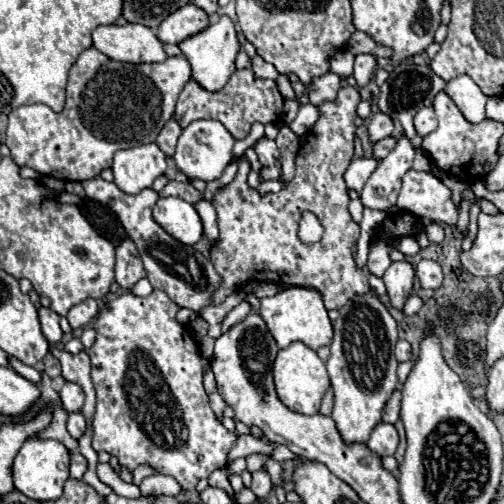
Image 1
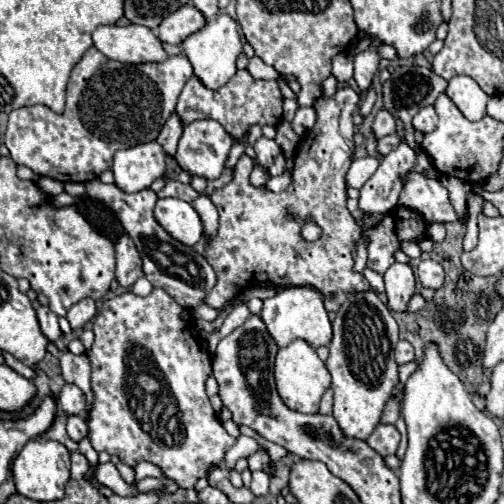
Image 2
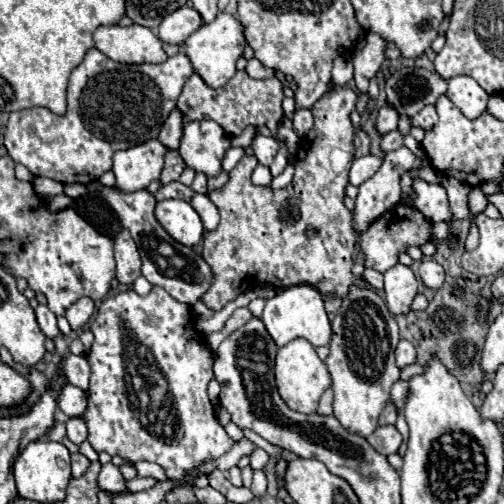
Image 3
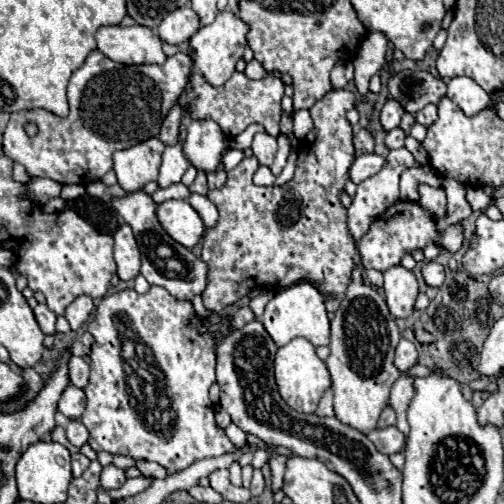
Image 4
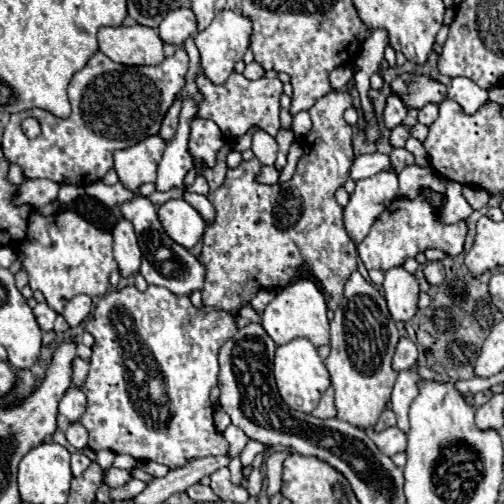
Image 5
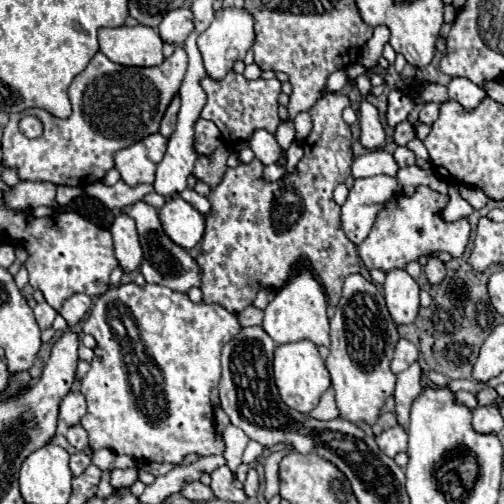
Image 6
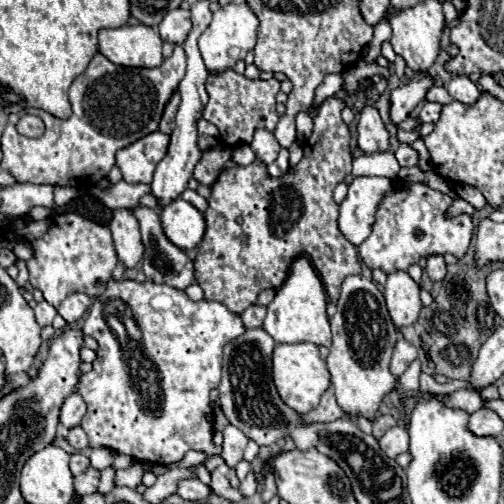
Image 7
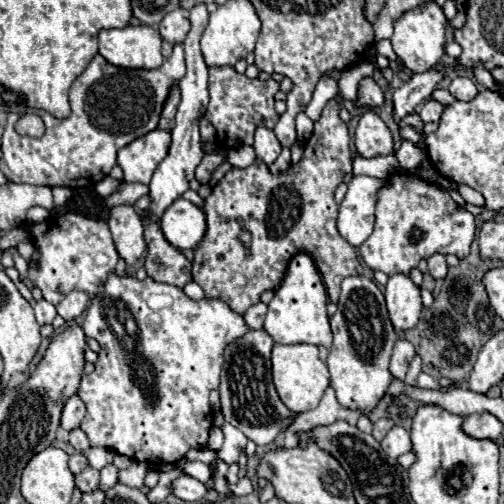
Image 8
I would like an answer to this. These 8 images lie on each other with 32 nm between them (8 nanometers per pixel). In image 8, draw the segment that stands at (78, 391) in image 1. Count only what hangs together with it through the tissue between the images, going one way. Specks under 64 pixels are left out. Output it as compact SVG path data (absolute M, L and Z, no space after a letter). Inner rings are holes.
M78 394L70 396L70 398L66 400L64 408L62 408L62 428L64 428L64 430L74 430L74 428L78 428L80 422L82 422L82 418L84 418L84 414L86 414L86 406L84 406L84 402L80 400L80 396L78 396Z

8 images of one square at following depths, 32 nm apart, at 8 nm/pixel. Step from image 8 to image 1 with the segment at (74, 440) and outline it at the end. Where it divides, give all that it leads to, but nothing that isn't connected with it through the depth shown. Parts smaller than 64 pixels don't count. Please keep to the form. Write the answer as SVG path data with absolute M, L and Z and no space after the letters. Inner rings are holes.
M72 412L68 414L68 432L72 438L80 438L86 430L86 422L84 422L84 416L80 412Z

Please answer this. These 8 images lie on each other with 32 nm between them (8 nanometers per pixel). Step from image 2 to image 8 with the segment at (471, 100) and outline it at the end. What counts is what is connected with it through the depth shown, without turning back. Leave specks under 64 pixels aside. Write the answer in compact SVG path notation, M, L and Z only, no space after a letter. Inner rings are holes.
M456 76L452 82L450 82L450 94L456 98L456 100L462 100L462 102L468 102L468 100L474 100L476 94L478 94L478 88L474 84L472 78L468 76Z

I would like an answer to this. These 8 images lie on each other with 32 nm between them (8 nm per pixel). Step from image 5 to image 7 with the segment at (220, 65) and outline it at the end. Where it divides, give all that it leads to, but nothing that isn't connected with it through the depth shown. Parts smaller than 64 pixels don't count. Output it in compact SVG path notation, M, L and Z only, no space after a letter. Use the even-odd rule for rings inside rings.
M228 4L214 12L212 24L198 38L198 48L210 74L222 74L224 70L232 68L238 60L246 58L248 50L252 50L256 44L256 24L258 20L254 12L248 8L248 4Z

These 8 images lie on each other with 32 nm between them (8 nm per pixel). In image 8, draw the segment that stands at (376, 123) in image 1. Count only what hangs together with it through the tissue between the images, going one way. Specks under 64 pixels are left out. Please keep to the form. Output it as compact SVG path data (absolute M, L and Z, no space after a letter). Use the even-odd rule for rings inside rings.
M424 72L424 74L412 74L412 78L408 82L404 82L400 88L396 88L392 92L392 100L394 100L394 120L400 122L406 114L414 112L414 108L424 102L426 98L430 98L430 92L438 86L438 82L442 80L440 72Z

